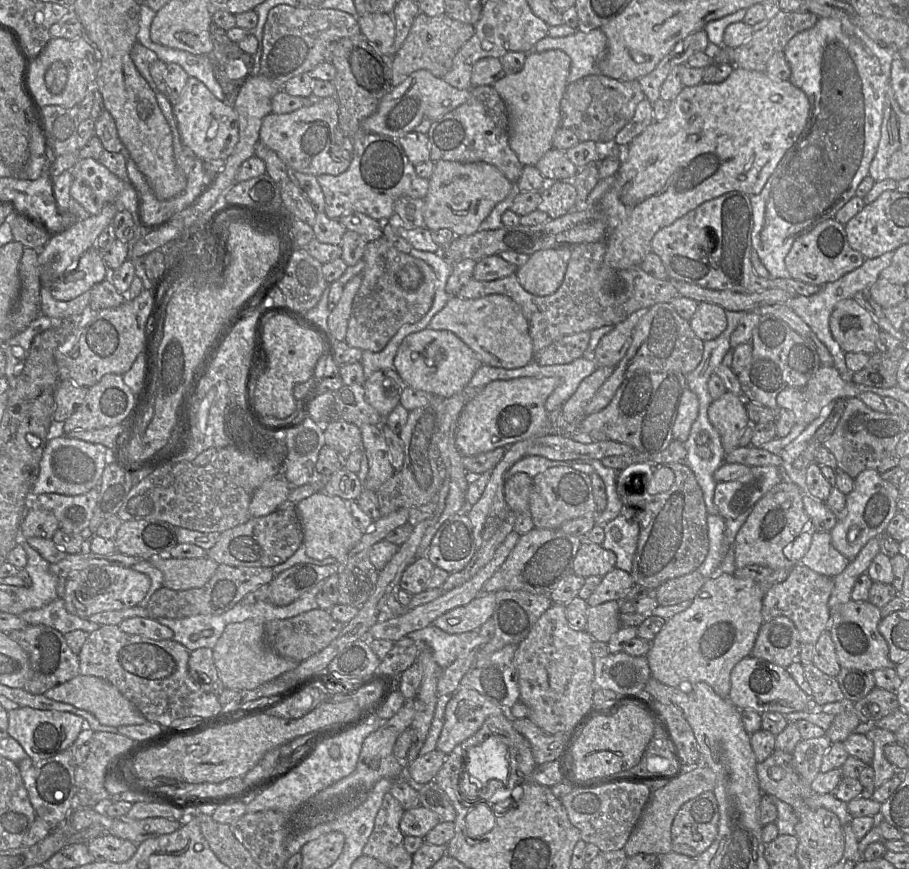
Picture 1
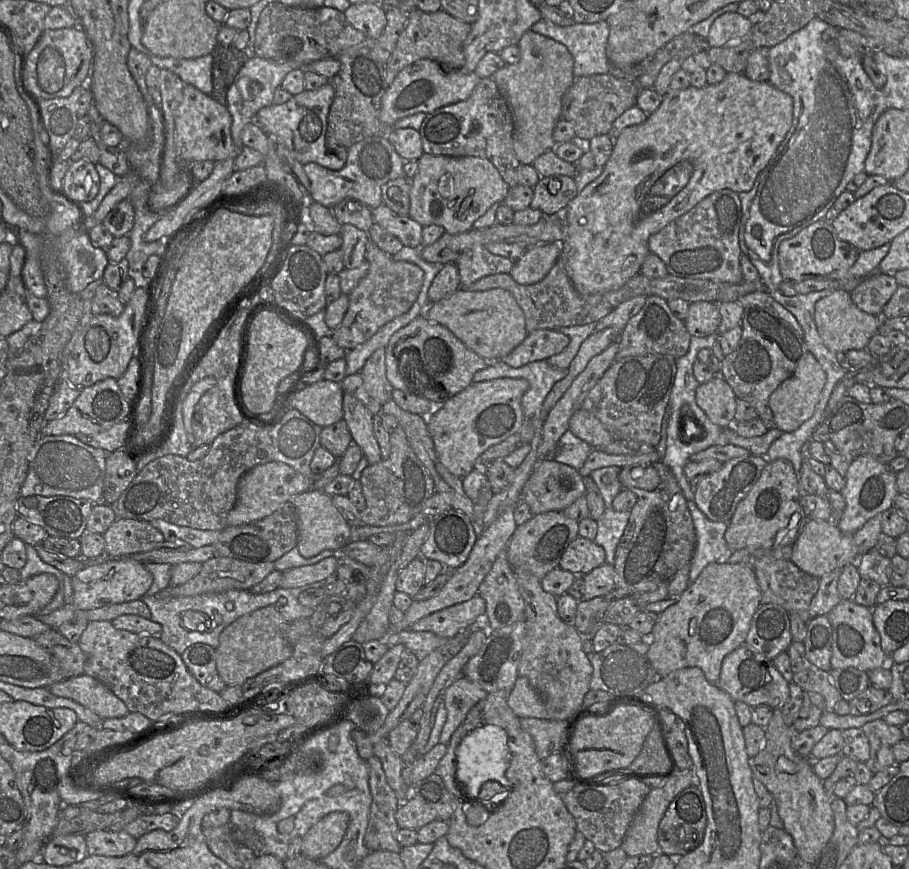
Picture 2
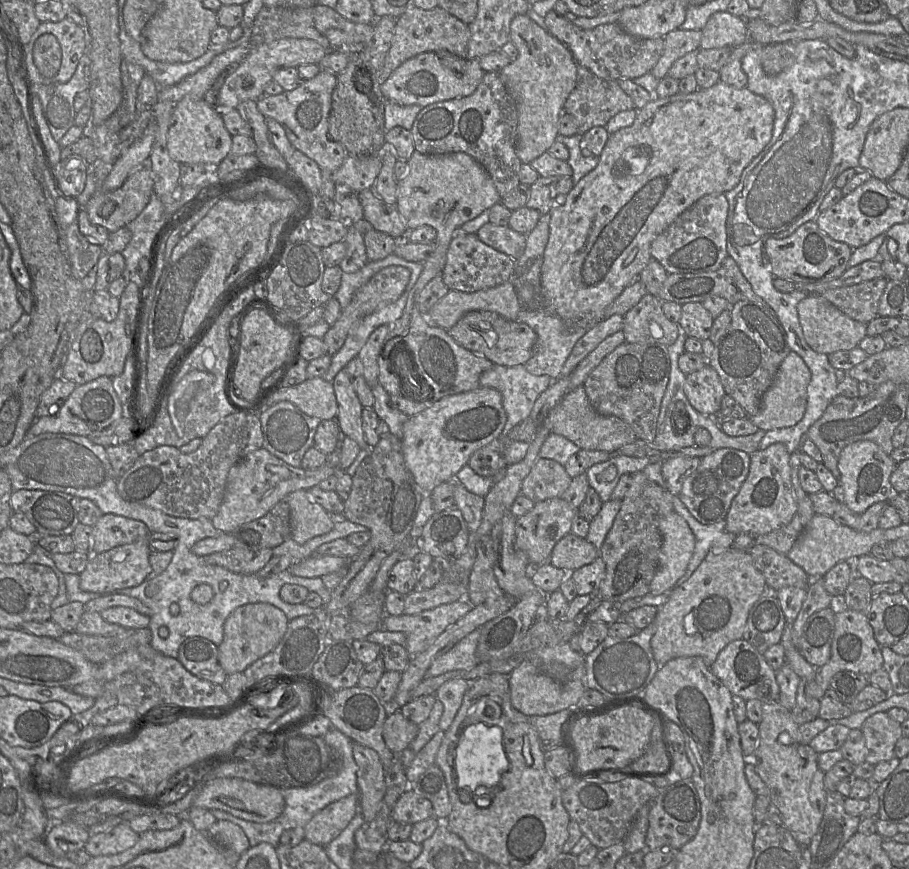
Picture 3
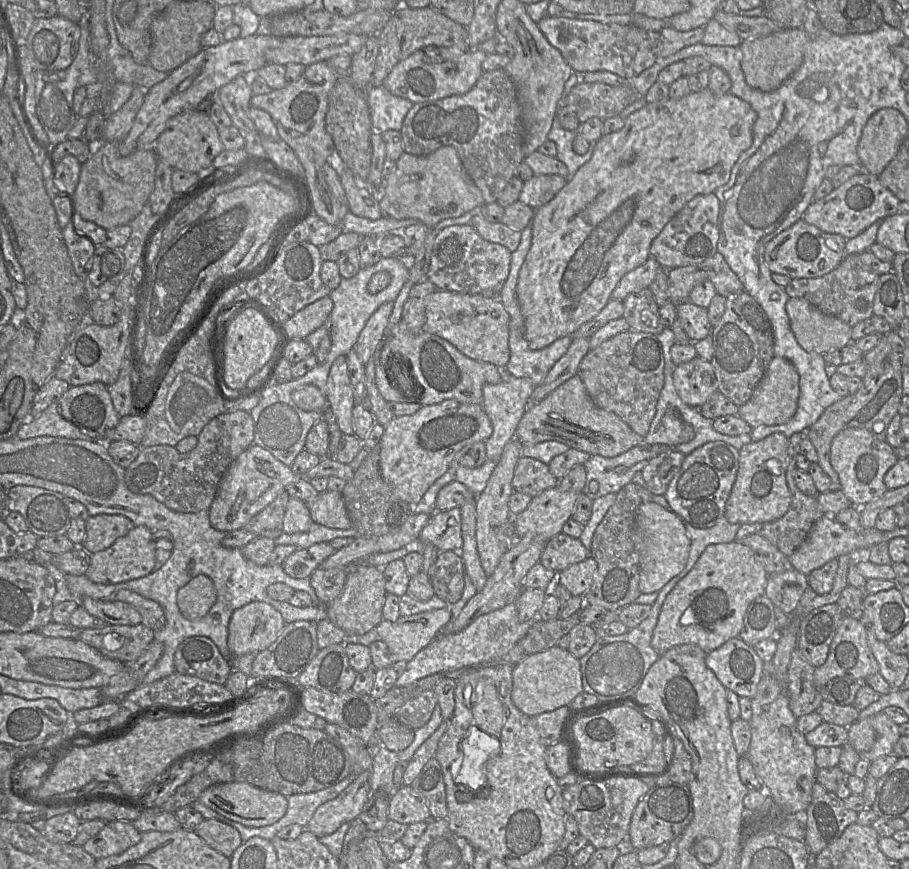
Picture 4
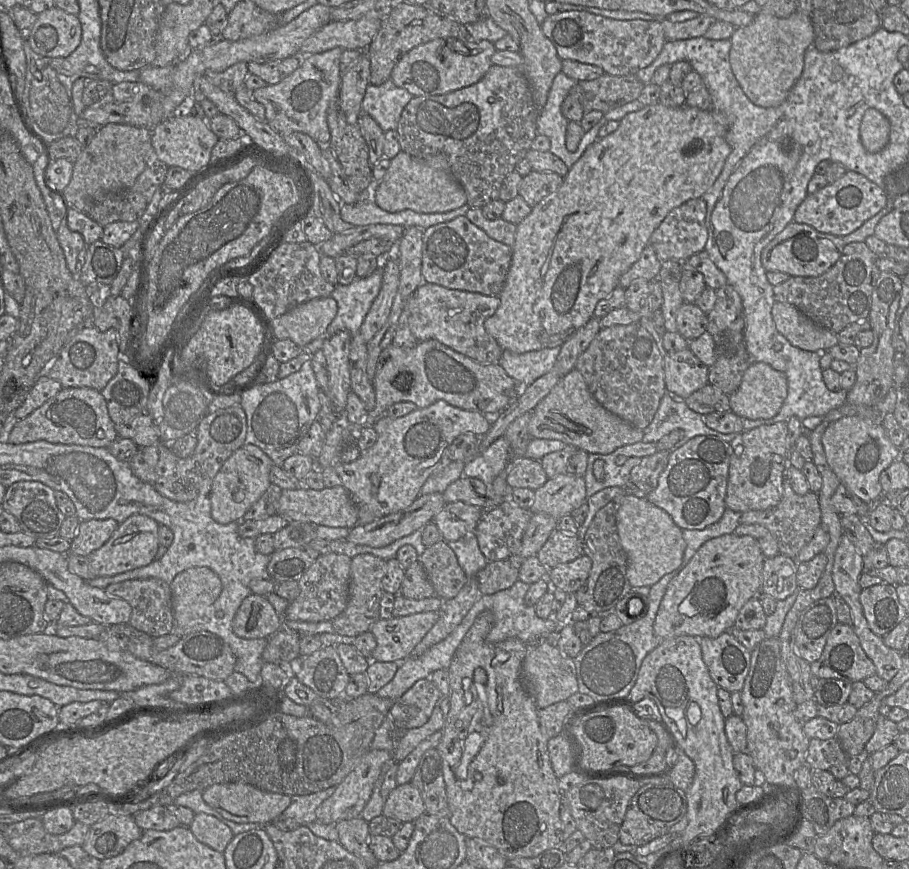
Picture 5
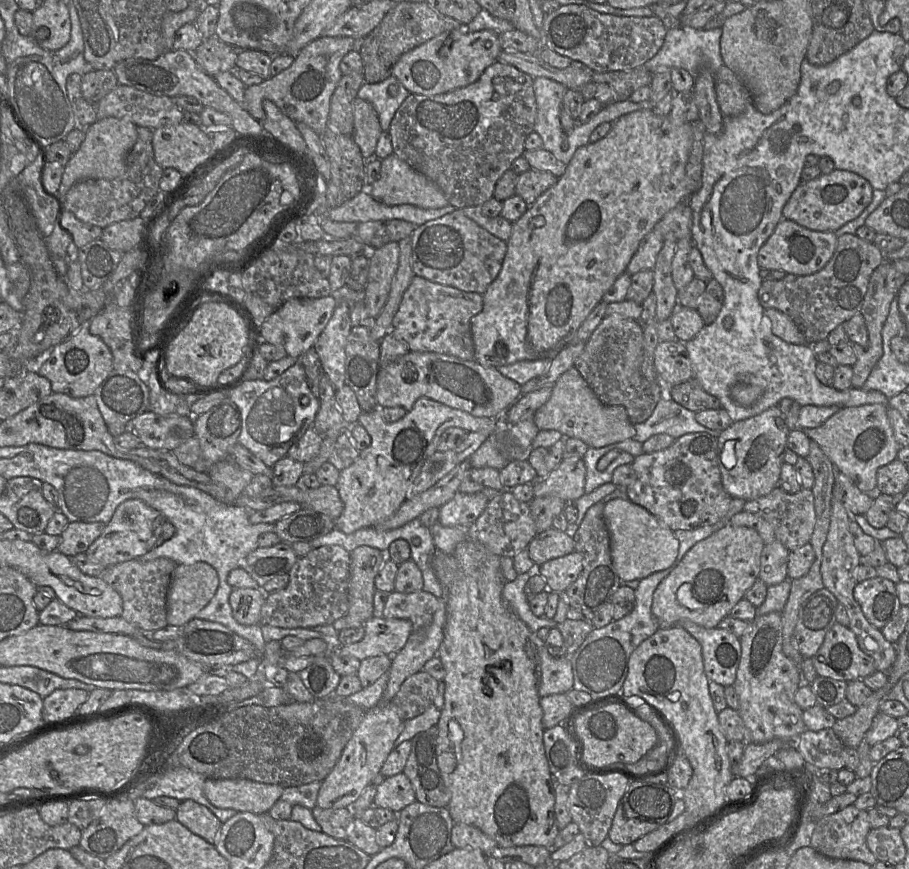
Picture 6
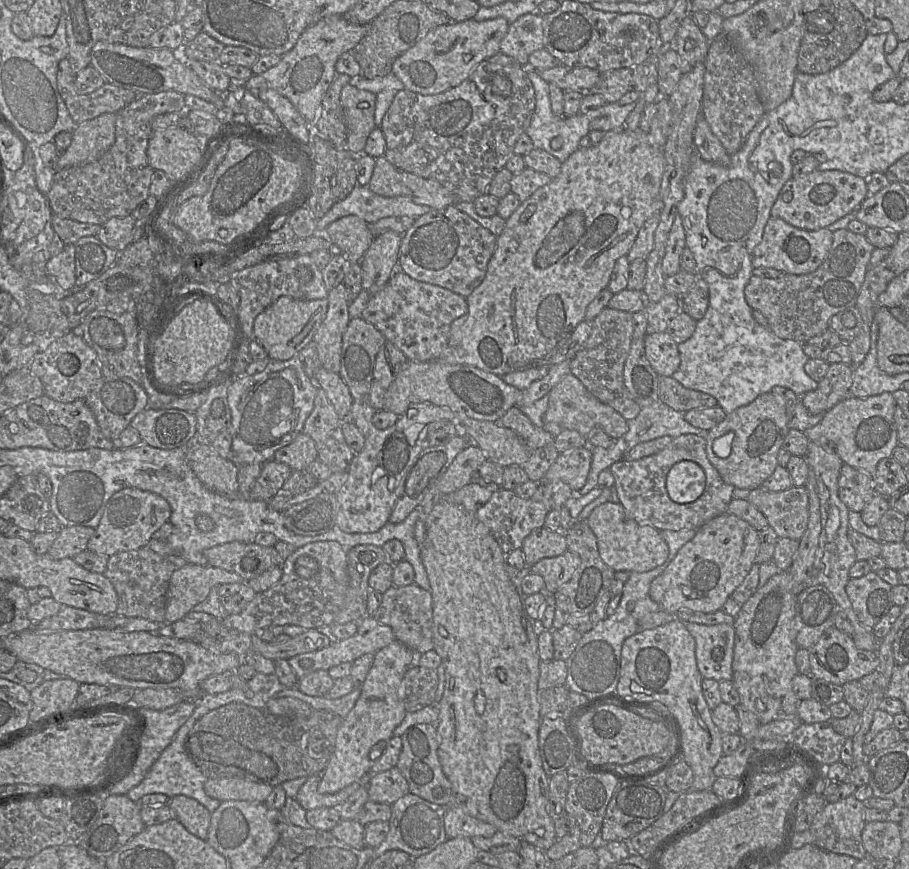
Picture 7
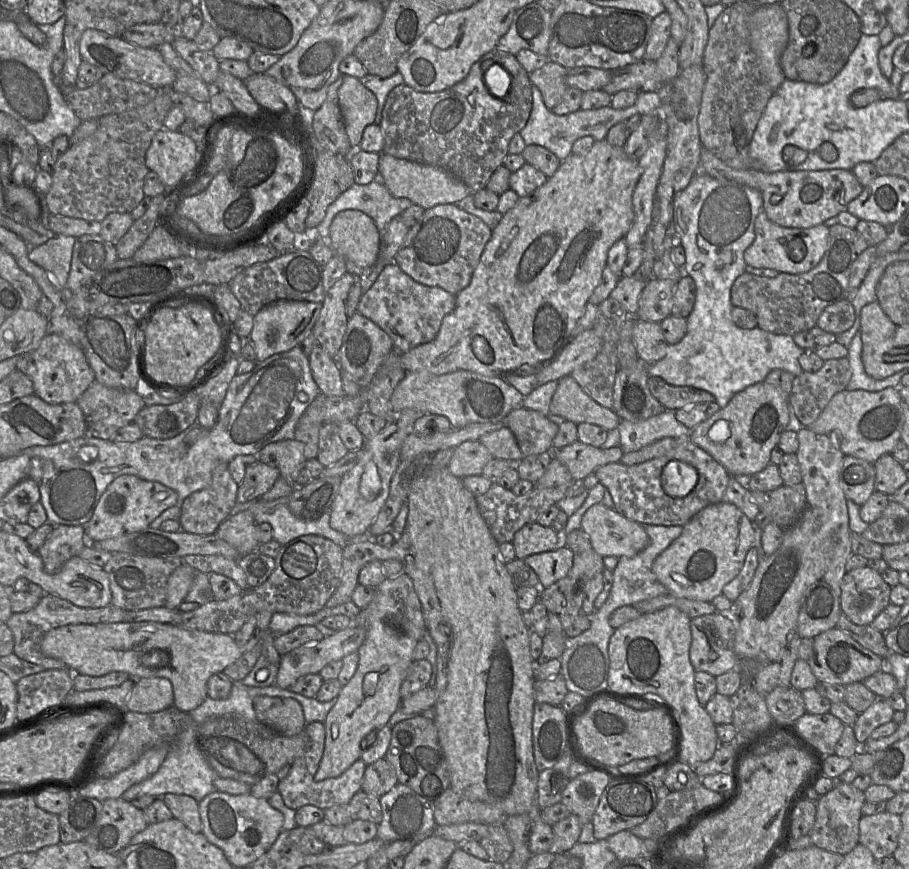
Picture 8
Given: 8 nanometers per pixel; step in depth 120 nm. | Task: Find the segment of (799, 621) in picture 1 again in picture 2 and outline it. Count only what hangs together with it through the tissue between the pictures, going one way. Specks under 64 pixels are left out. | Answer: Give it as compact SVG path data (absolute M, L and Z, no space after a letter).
M769 557L757 560L754 572L760 589L761 604L777 604L788 613L797 613L805 623L812 619L809 608L819 589L819 578L802 571L790 560Z

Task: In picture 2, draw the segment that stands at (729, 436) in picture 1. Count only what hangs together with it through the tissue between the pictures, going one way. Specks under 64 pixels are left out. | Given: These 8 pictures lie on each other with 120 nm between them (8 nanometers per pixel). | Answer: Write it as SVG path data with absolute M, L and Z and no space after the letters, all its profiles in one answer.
M723 377L700 384L695 399L714 424L728 428L735 423L737 396Z

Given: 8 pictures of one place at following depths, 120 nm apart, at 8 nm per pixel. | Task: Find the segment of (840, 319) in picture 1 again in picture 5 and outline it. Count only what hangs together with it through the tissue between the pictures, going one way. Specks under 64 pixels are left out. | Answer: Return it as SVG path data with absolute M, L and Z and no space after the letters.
M775 302L771 314L777 330L797 348L821 353L839 344L837 333L815 324L791 304Z

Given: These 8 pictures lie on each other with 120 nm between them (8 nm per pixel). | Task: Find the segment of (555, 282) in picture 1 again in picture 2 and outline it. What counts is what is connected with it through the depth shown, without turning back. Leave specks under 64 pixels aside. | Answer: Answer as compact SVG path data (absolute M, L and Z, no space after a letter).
M560 243L538 244L529 247L514 263L510 275L524 285L541 281L555 265L562 252Z

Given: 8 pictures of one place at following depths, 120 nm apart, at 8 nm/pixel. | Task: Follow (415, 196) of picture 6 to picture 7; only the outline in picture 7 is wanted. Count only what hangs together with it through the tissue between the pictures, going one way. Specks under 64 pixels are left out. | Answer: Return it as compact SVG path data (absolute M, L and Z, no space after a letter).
M384 156L376 158L376 165L369 184L374 193L384 197L410 196L410 189L401 179L401 171Z

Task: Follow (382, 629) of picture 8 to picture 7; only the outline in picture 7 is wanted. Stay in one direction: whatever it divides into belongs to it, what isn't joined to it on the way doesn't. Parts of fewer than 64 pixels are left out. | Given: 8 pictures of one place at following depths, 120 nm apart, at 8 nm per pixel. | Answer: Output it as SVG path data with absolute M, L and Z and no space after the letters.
M394 640L375 653L373 664L365 681L360 686L361 694L355 706L343 718L338 729L334 751L318 785L319 793L333 794L354 782L367 778L368 775L370 777L371 759L369 753L372 747L380 741L387 742L393 736L395 728L405 717L403 678L408 669L414 665L415 659L416 653L398 640Z

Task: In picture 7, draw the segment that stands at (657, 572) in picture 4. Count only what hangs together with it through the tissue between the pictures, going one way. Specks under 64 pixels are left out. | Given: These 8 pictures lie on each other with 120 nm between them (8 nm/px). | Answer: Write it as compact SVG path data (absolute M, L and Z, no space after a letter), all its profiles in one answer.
M606 502L599 505L586 522L597 538L602 560L614 571L647 572L664 564L669 556L668 544L660 531L631 518L621 503Z

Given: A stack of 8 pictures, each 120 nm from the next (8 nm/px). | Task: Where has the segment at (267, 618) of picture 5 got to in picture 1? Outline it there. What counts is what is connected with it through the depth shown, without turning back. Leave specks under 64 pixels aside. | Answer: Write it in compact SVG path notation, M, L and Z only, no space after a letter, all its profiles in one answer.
M247 619L228 624L213 648L213 660L225 689L253 690L298 667L298 661L276 654L265 643L265 622Z

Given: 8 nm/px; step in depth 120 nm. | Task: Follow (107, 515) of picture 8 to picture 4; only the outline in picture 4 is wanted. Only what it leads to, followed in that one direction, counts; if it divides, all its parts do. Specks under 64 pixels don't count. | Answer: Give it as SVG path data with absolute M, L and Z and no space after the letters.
M143 525L135 526L128 534L118 538L105 550L91 554L90 565L85 576L94 583L113 584L144 577L154 570L156 546L152 541L152 531Z

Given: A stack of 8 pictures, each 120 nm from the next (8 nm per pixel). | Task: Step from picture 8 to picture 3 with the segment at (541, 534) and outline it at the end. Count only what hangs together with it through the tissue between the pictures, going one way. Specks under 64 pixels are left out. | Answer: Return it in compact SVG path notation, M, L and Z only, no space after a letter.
M570 532L556 543L549 563L563 570L576 570L597 557L598 551L591 542Z

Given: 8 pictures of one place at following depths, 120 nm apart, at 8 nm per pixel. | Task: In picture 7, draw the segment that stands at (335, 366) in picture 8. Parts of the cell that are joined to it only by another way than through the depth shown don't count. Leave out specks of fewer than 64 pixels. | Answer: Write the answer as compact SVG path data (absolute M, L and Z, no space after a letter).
M320 367L314 376L317 387L322 388L337 414L342 420L350 419L353 396L340 373L334 373Z

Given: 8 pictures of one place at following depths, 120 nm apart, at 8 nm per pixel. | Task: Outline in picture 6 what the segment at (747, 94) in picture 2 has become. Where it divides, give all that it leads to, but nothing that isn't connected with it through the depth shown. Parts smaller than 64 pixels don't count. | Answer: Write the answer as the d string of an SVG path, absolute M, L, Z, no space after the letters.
M645 107L620 116L612 123L611 129L605 137L588 143L574 152L564 174L558 178L557 183L528 206L526 212L512 225L512 233L507 241L507 251L502 267L483 293L481 311L471 318L475 361L484 367L497 368L520 360L551 359L565 345L574 340L576 331L592 309L602 300L616 279L626 271L627 265L644 236L653 230L655 224L669 210L680 203L687 202L688 198L700 188L701 182L693 179L686 172L693 140L694 125L692 123L675 123L669 115L657 115L653 112L652 107Z

